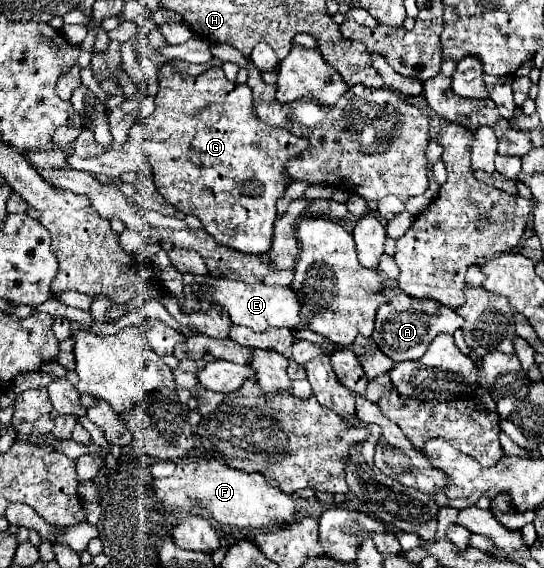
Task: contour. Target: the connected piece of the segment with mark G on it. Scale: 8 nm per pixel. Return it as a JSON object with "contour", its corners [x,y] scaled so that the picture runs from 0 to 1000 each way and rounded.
{"contour":[[[311,114],[296,121],[285,199],[274,210],[285,213],[289,245],[303,248],[303,262],[289,262],[289,269],[296,269],[274,276],[292,340],[340,379],[362,382],[373,393],[373,403],[406,431],[469,449],[494,442],[509,382],[506,357],[531,326],[531,308],[524,305],[528,283],[557,273],[568,262],[568,248],[483,217],[465,192],[458,153],[421,146],[406,118],[388,118],[362,136],[336,132]]]}

